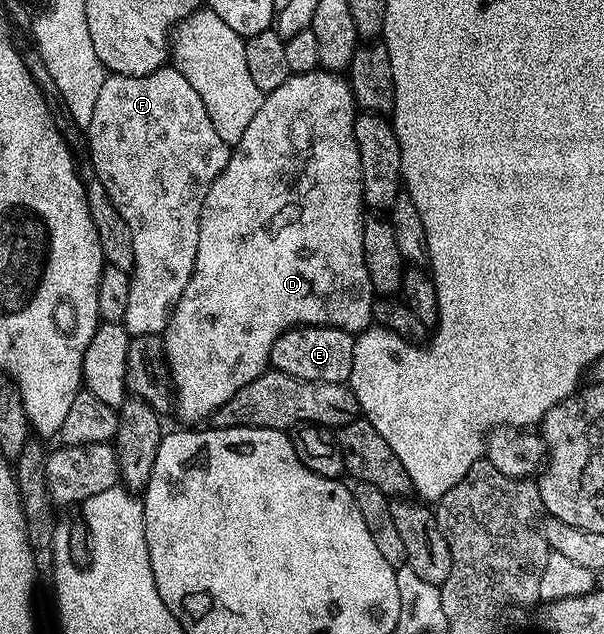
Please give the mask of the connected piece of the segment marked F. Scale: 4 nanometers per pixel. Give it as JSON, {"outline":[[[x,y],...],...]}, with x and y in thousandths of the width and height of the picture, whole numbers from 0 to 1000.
{"outline":[[[275,103],[260,112],[252,112],[242,118],[190,118],[175,117],[171,134],[164,140],[164,153],[157,153],[157,172],[151,178],[151,191],[144,202],[144,238],[154,252],[154,265],[161,274],[161,282],[174,289],[177,304],[204,349],[210,349],[210,361],[217,361],[217,374],[224,380],[224,412],[220,426],[214,435],[214,467],[210,468],[210,494],[204,505],[207,517],[215,530],[222,528],[267,528],[273,514],[280,511],[280,500],[286,494],[286,483],[296,475],[303,456],[320,429],[323,418],[323,399],[329,393],[329,342],[336,330],[336,317],[343,311],[343,298],[369,273],[382,243],[381,227],[356,210],[356,197],[349,197],[349,185],[343,185],[343,166],[336,166],[336,153],[323,147],[323,139],[310,121],[286,103]]]}

